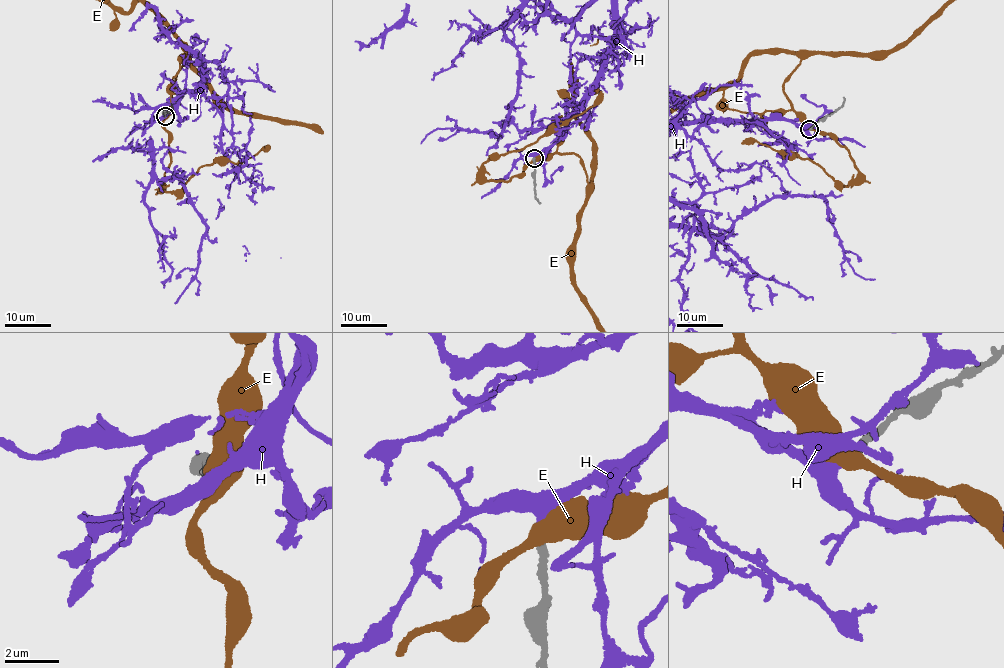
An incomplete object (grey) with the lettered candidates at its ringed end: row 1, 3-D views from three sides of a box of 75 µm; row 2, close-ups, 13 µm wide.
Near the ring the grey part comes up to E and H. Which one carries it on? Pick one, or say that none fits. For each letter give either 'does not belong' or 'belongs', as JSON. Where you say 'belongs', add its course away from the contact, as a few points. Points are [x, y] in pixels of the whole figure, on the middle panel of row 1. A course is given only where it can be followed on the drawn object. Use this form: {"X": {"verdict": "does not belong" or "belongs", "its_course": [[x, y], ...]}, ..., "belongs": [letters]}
{"E": {"verdict": "does not belong"}, "H": {"verdict": "belongs"}, "belongs": ["H"]}

